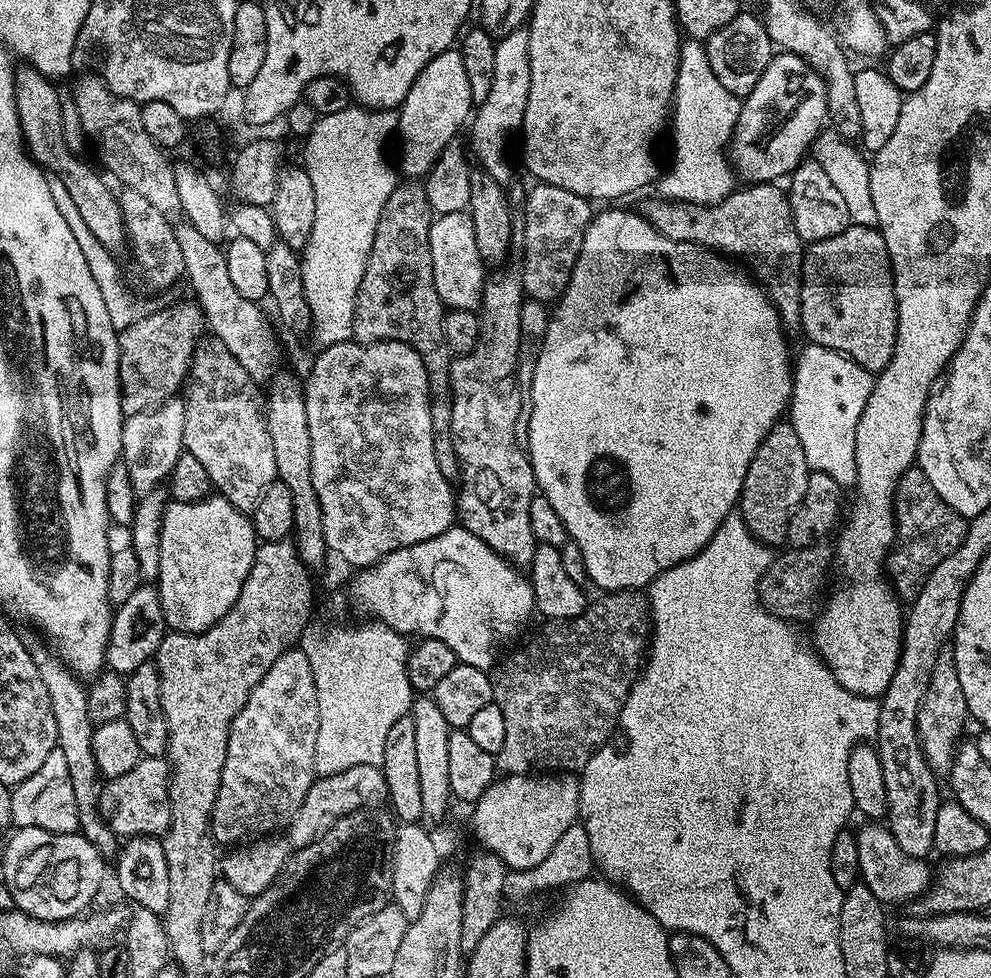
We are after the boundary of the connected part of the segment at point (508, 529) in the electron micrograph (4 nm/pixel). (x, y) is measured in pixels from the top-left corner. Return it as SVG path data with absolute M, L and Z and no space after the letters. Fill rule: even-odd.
M519 271L500 272L497 276L489 275L484 282L484 294L482 297L482 327L480 329L480 341L476 343L476 349L465 356L456 356L452 362L450 370L450 386L452 387L452 427L450 429L450 437L452 436L452 448L456 451L456 460L460 463L460 488L458 484L458 495L456 496L456 510L458 513L459 523L466 529L474 533L478 538L482 538L482 542L486 542L486 546L490 546L499 556L503 556L509 564L513 566L531 565L532 555L537 546L537 540L530 530L530 502L538 494L536 479L532 470L532 463L528 461L528 453L516 441L516 423L521 423L522 408L520 412L520 388L516 385L516 363L519 365L522 360L522 337L520 335L520 308L526 299L525 293L522 291Z

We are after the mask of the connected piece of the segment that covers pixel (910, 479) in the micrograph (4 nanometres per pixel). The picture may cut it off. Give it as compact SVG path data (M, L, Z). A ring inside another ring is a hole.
M918 466L907 468L900 476L894 493L894 511L896 513L896 543L888 553L886 576L897 597L901 601L910 602L922 590L930 570L934 570L934 566L938 566L942 558L947 558L948 555L954 554L954 550L958 550L962 538L968 532L969 521L959 516L950 506L946 506L942 498L938 498L938 490L930 486L930 478L926 478L926 474L922 474Z

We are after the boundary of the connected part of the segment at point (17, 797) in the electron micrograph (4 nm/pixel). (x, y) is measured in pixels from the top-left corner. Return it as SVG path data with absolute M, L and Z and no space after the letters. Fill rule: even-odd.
M60 748L53 749L38 770L13 789L11 814L13 825L19 828L38 828L50 833L79 831L81 814L77 808L76 791L66 754Z

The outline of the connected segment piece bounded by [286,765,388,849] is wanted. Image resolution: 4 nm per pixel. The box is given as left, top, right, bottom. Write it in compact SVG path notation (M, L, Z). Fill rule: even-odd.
M368 765L354 766L333 777L313 779L310 790L306 790L306 798L302 806L298 806L298 814L294 814L292 823L286 829L286 840L293 849L310 846L334 822L346 818L355 812L363 812L366 808L383 805L388 799L388 787L384 781L384 773L380 768ZM288 835L288 836L287 836Z

